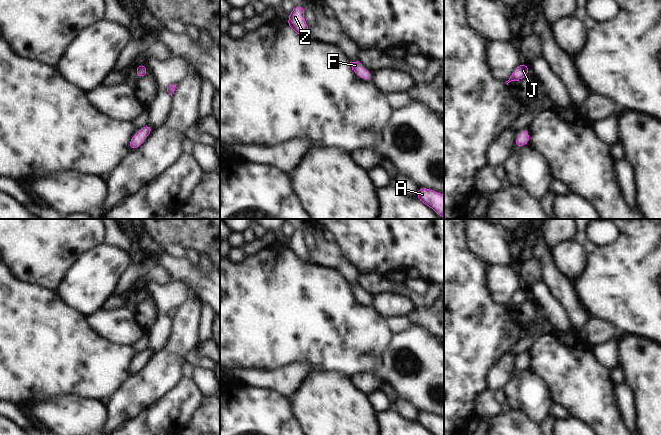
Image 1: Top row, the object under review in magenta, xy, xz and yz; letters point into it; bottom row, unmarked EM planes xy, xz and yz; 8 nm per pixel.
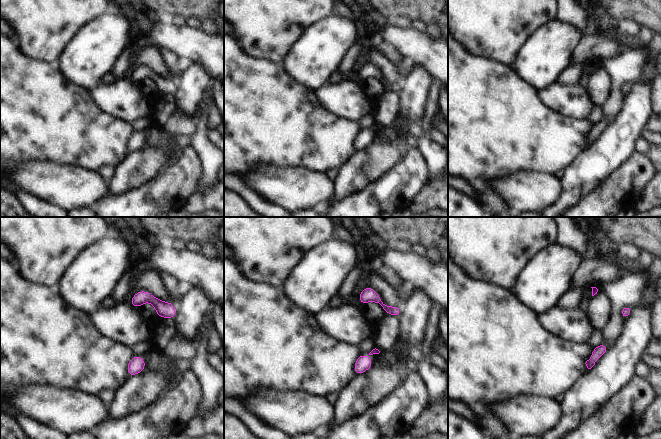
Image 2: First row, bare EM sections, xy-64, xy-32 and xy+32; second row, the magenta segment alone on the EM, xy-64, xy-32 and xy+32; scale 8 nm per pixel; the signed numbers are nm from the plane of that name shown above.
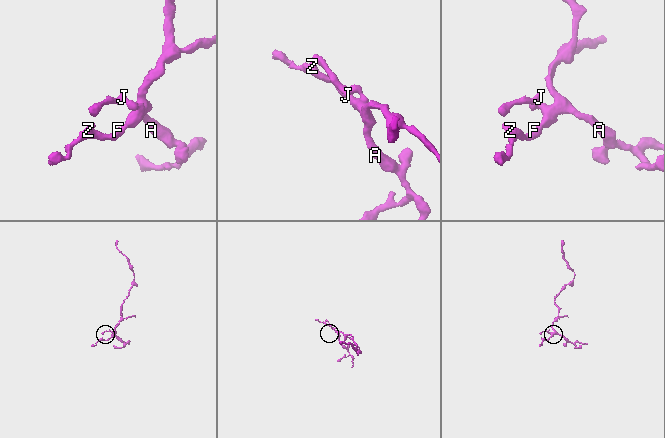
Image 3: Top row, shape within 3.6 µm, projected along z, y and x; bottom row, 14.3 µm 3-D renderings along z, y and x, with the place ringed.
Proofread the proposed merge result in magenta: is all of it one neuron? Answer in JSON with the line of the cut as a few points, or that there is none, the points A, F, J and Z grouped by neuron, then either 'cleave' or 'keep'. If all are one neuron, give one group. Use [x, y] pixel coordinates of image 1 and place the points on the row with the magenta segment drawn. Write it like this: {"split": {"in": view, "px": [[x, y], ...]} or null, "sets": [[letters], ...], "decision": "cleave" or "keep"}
{"split": null, "sets": [["A", "F", "J", "Z"]], "decision": "keep"}

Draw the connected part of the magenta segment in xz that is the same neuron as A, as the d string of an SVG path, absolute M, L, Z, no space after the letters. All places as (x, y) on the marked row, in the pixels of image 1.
M418 187L417 198L444 218L444 195L428 188Z

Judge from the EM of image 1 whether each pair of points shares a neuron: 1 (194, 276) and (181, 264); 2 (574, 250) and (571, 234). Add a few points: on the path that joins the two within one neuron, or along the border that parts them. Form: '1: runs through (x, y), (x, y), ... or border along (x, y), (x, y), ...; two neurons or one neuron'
1: runs through (191, 274), (184, 267); one neuron
2: border along (583, 239), (561, 241), (551, 251); two neurons

